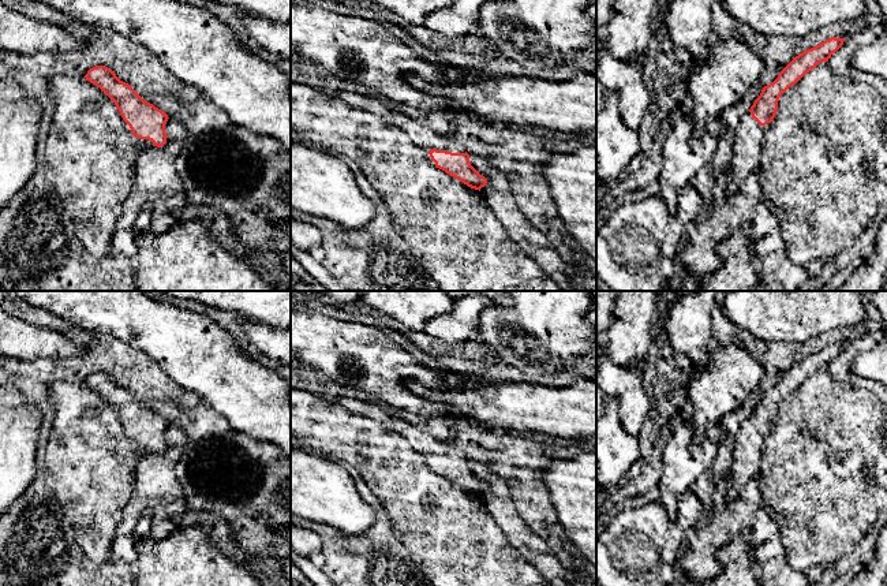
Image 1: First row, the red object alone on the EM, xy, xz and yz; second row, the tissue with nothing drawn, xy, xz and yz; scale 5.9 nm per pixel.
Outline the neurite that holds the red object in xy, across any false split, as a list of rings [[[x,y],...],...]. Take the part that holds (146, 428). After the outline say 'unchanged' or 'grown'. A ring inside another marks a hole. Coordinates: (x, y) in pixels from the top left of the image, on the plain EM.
[[[105,372],[90,374],[85,384],[115,408],[126,436],[138,445],[143,456],[166,449],[165,430],[169,423],[164,417],[143,406],[128,389],[120,387]]]; grown

